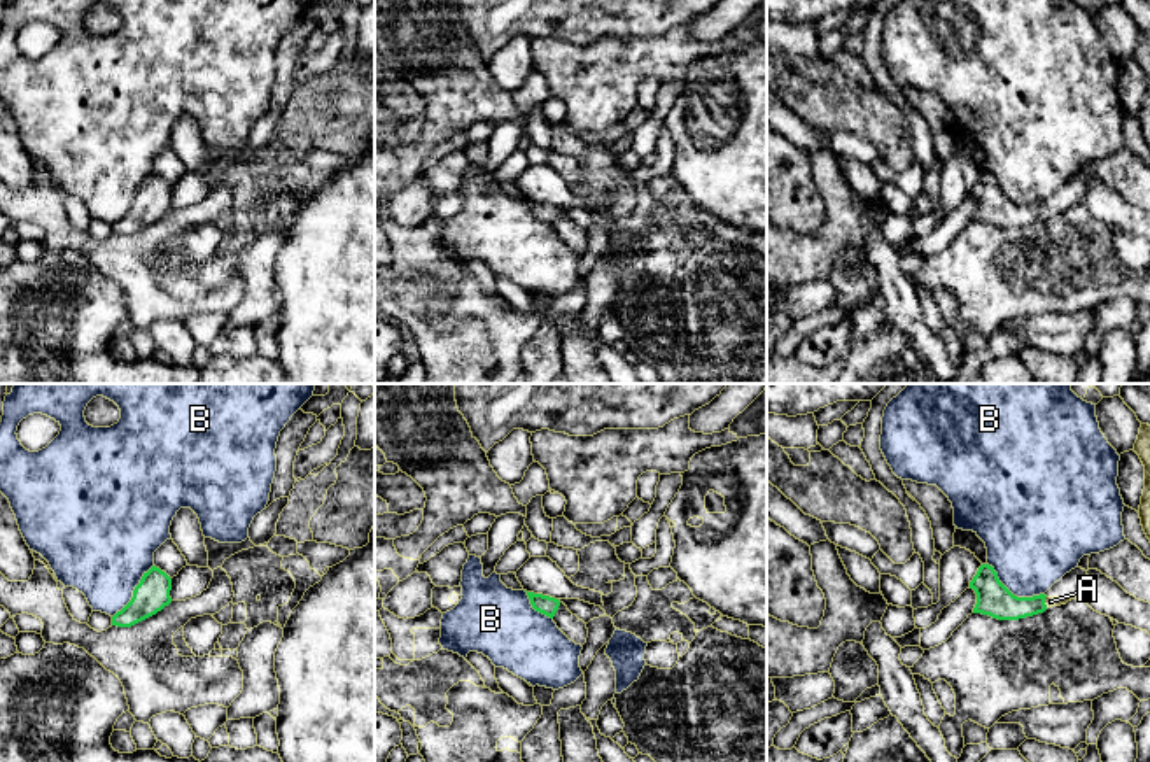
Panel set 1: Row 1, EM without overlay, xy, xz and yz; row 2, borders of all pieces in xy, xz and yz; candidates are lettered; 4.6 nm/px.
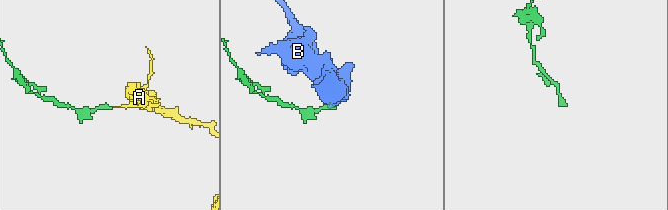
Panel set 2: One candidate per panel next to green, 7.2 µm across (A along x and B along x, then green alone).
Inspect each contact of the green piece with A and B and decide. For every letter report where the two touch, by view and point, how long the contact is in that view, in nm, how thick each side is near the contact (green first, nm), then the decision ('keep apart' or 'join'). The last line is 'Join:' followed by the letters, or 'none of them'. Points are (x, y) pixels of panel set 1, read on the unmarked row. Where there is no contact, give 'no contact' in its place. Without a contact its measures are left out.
A: yz (1044, 209) | 60 nm | 160/50 nm | join
B: yz (1010, 200) | 300 nm | 160/420 nm | keep apart
Join: A

